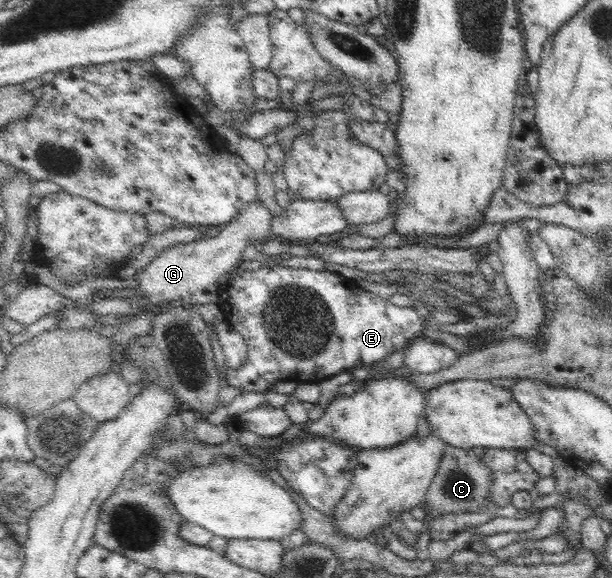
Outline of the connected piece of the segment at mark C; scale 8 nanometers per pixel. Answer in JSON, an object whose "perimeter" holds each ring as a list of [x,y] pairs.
{"perimeter":[[[448,445],[442,453],[437,473],[427,490],[424,502],[431,507],[431,511],[439,513],[455,512],[482,512],[491,505],[489,493],[491,493],[491,472],[487,466],[479,460],[473,449],[461,449]]]}

